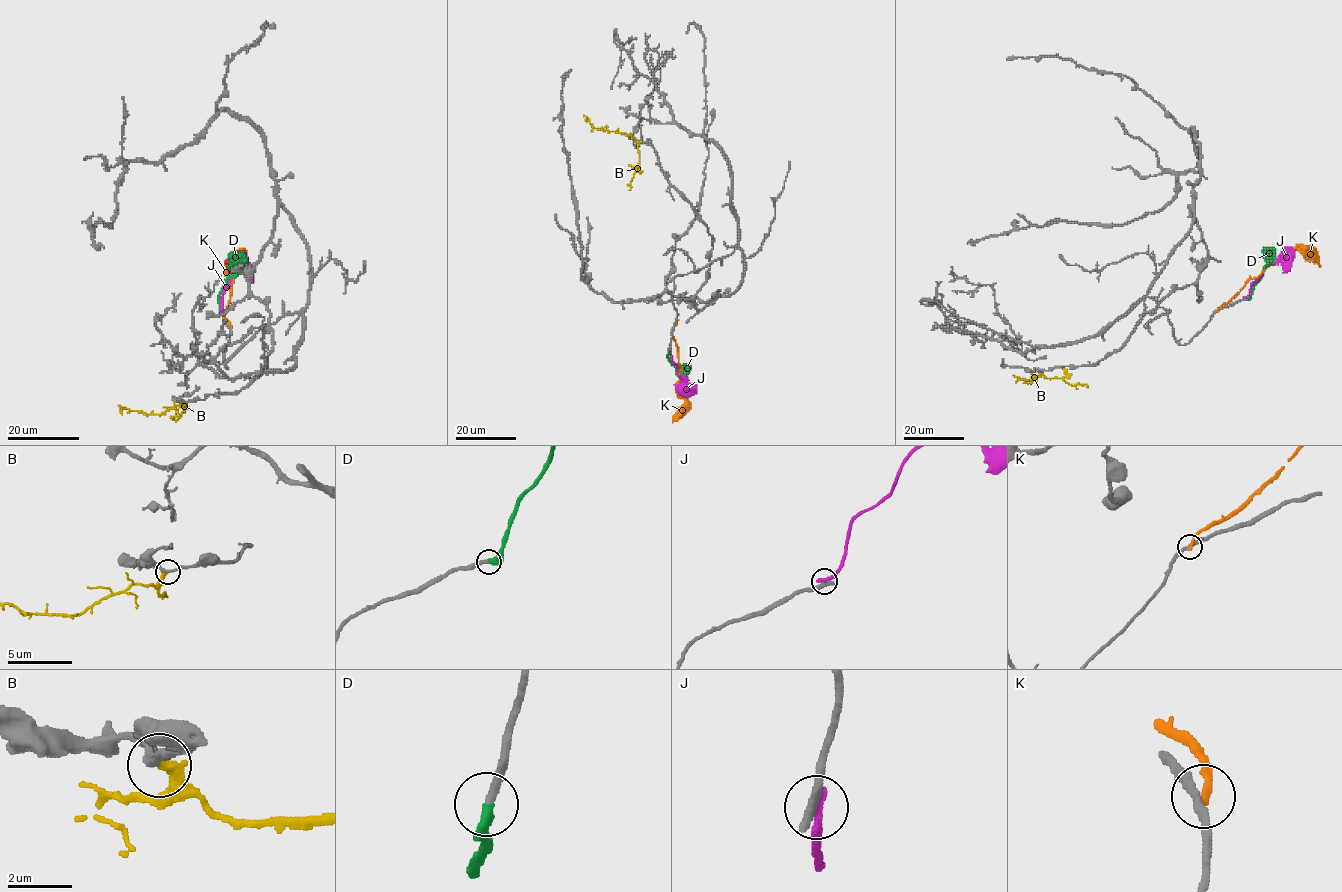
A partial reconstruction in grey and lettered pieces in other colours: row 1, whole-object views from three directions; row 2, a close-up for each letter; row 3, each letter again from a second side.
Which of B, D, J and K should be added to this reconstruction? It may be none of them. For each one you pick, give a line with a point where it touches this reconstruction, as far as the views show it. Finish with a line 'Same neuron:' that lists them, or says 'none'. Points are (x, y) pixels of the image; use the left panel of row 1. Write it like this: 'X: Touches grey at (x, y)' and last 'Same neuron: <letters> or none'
D: Touches grey at (220, 313)
Same neuron: D

